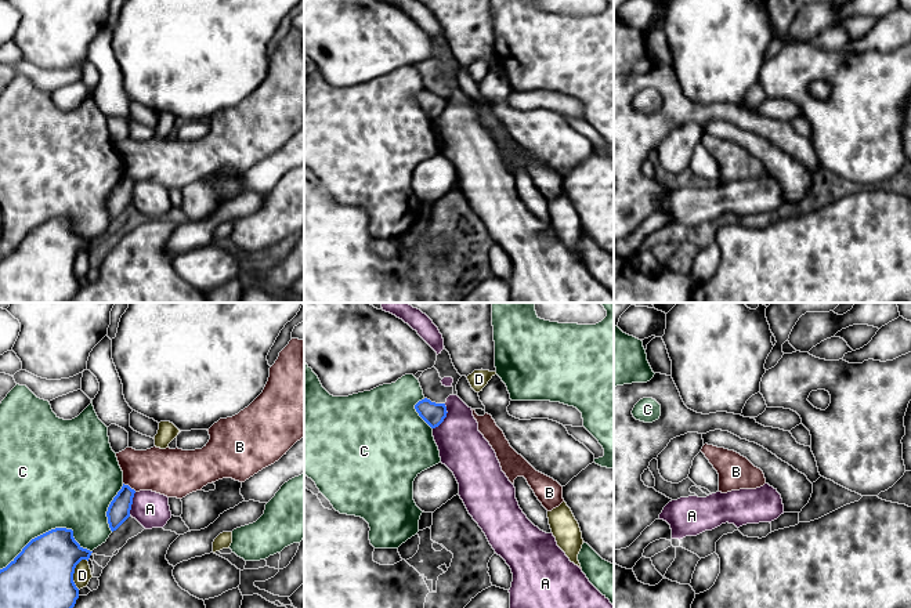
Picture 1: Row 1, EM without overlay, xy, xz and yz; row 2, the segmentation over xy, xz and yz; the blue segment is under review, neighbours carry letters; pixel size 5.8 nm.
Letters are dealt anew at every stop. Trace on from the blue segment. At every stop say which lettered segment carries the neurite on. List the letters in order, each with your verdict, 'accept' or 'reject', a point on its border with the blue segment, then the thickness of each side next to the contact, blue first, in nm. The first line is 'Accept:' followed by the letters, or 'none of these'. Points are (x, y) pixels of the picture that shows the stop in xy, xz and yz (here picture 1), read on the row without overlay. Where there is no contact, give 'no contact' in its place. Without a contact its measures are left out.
Accept: none of these
A: reject; contact xz (445, 107); calibres 130 and 280 nm
B: reject; contact xy (129, 177); calibres 130 and 280 nm
C: reject; contact xy (49, 221); calibres 360 and 480 nm
D: reject; contact xy (73, 263); calibres 440 and 100 nm

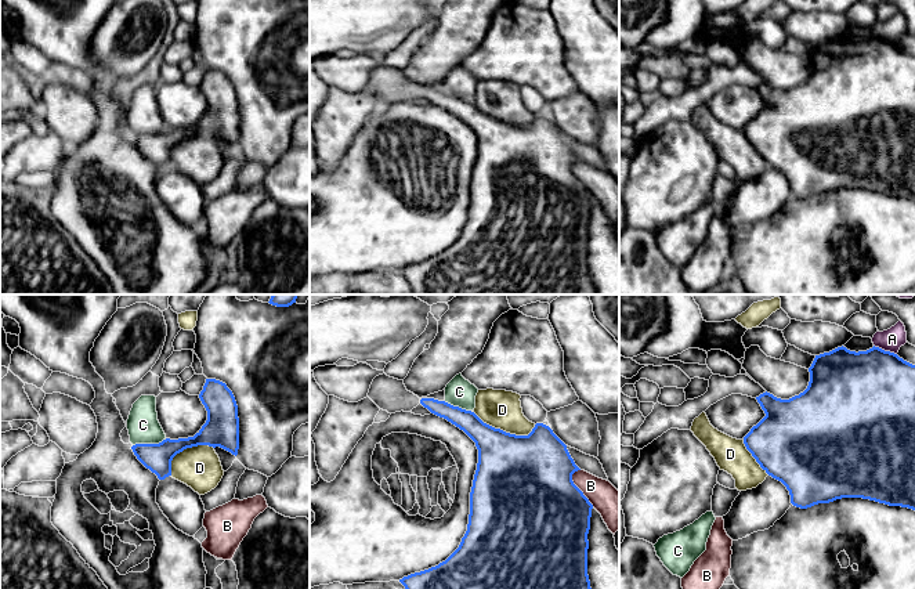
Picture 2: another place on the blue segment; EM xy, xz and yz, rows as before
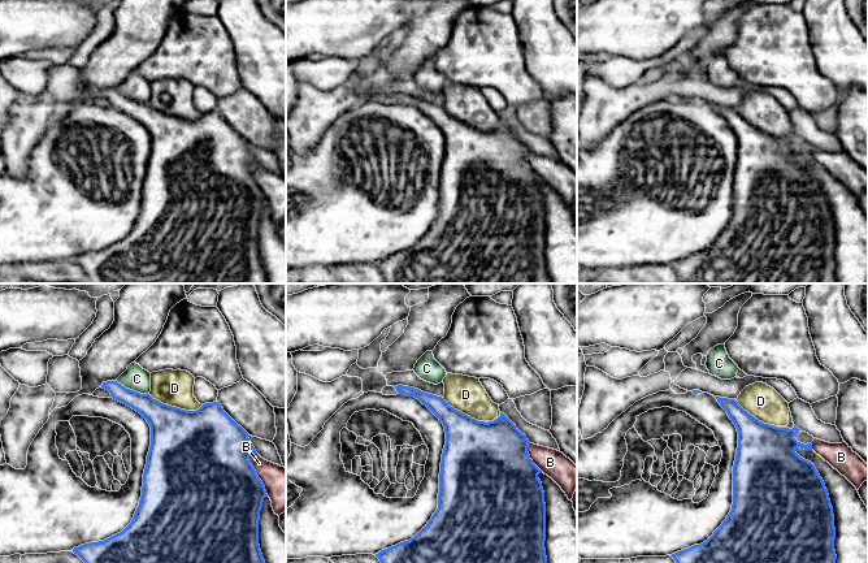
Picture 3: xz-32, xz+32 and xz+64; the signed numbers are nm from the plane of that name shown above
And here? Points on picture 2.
Accept: D
A: reject; contact yz (883, 40); calibres 480 and 130 nm
B: reject; contact xz (578, 179); calibres 500 and 190 nm
C: reject; contact xy (149, 134); calibres 160 and 190 nm
D: accept; contact xz (505, 122); calibres 440 and 220 nm

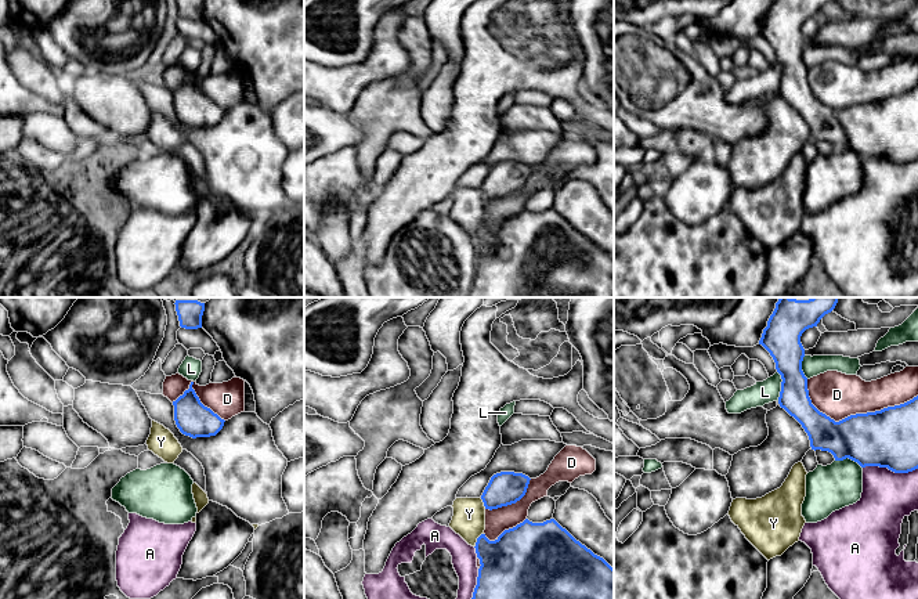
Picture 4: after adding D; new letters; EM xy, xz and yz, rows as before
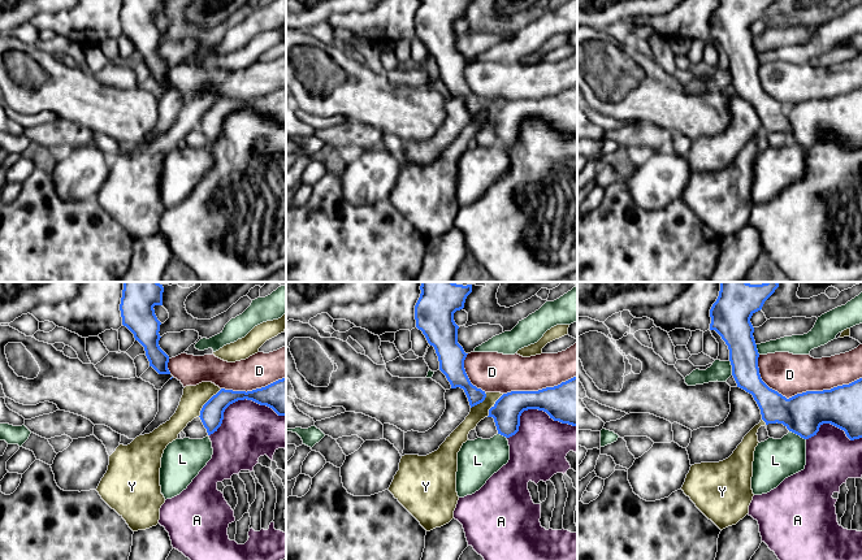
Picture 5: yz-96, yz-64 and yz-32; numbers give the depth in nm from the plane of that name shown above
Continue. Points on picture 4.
Accept: none of these
A: reject; contact yz (891, 159); calibres 340 and 300 nm
D: reject; contact yz (853, 105); calibres 340 and 260 nm
L: reject; contact yz (781, 76); calibres 200 and 130 nm
Y: reject; contact xz (477, 230); calibres 360 and 190 nm

